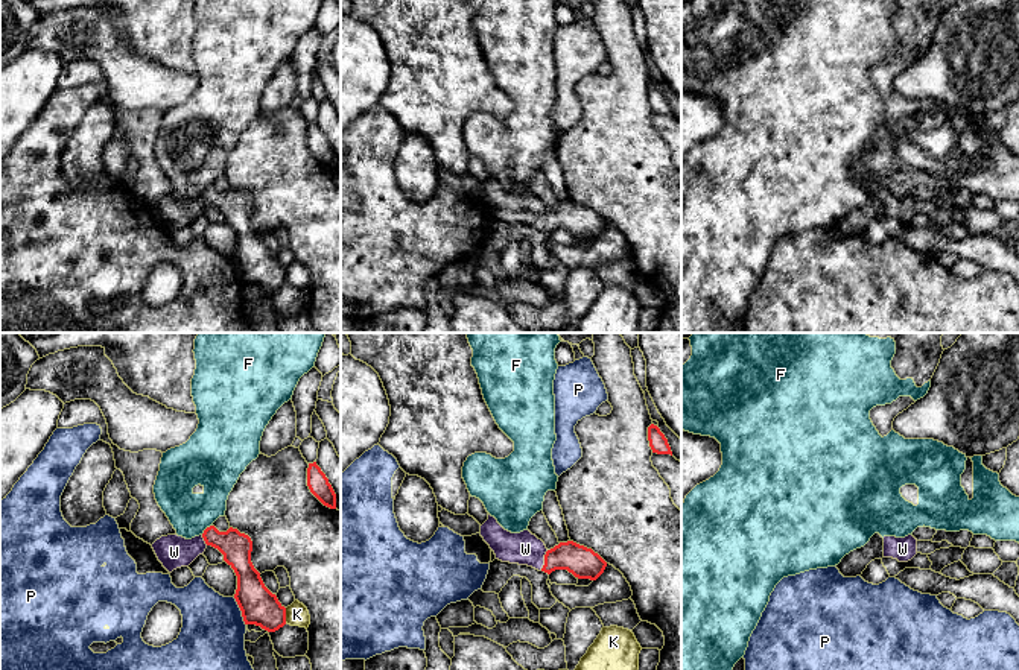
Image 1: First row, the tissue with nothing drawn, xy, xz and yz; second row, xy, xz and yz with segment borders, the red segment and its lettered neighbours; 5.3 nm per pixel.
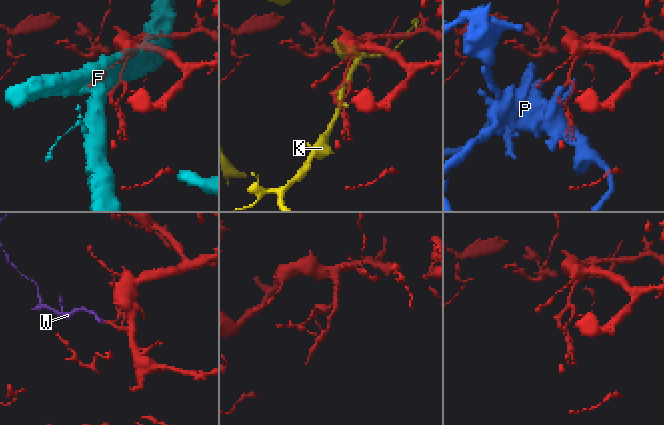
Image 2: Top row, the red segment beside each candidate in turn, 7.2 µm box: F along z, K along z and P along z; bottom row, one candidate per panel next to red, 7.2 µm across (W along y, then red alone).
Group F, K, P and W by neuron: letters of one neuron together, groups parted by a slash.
F / K / P / W

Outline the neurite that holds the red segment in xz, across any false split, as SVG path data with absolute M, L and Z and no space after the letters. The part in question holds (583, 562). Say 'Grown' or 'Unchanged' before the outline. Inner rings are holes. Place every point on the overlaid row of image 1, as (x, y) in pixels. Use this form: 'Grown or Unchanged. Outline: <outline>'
Grown. Outline: M490 514L481 526L481 536L494 551L496 559L528 565L548 574L567 570L578 579L596 580L607 567L607 562L592 548L567 541L548 550L544 542L529 530L511 533Z

